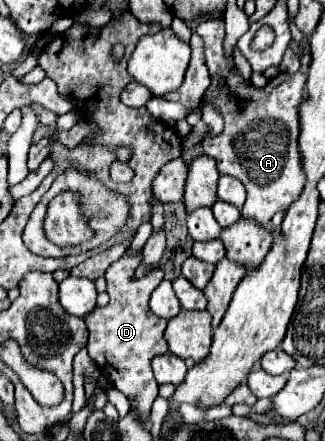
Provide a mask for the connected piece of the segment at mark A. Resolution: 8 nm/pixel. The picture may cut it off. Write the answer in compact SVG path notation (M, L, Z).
M205 19L199 23L197 33L205 43L205 61L211 73L211 85L205 91L205 99L219 107L225 119L225 129L217 137L209 137L201 143L203 151L215 159L219 173L237 177L245 185L247 201L241 213L245 219L253 219L265 227L273 213L279 209L289 209L305 185L305 173L301 173L301 153L297 143L301 129L297 105L305 97L307 75L303 71L293 75L284 72L269 81L265 89L257 89L239 77L233 61L223 57L225 23L221 19Z

